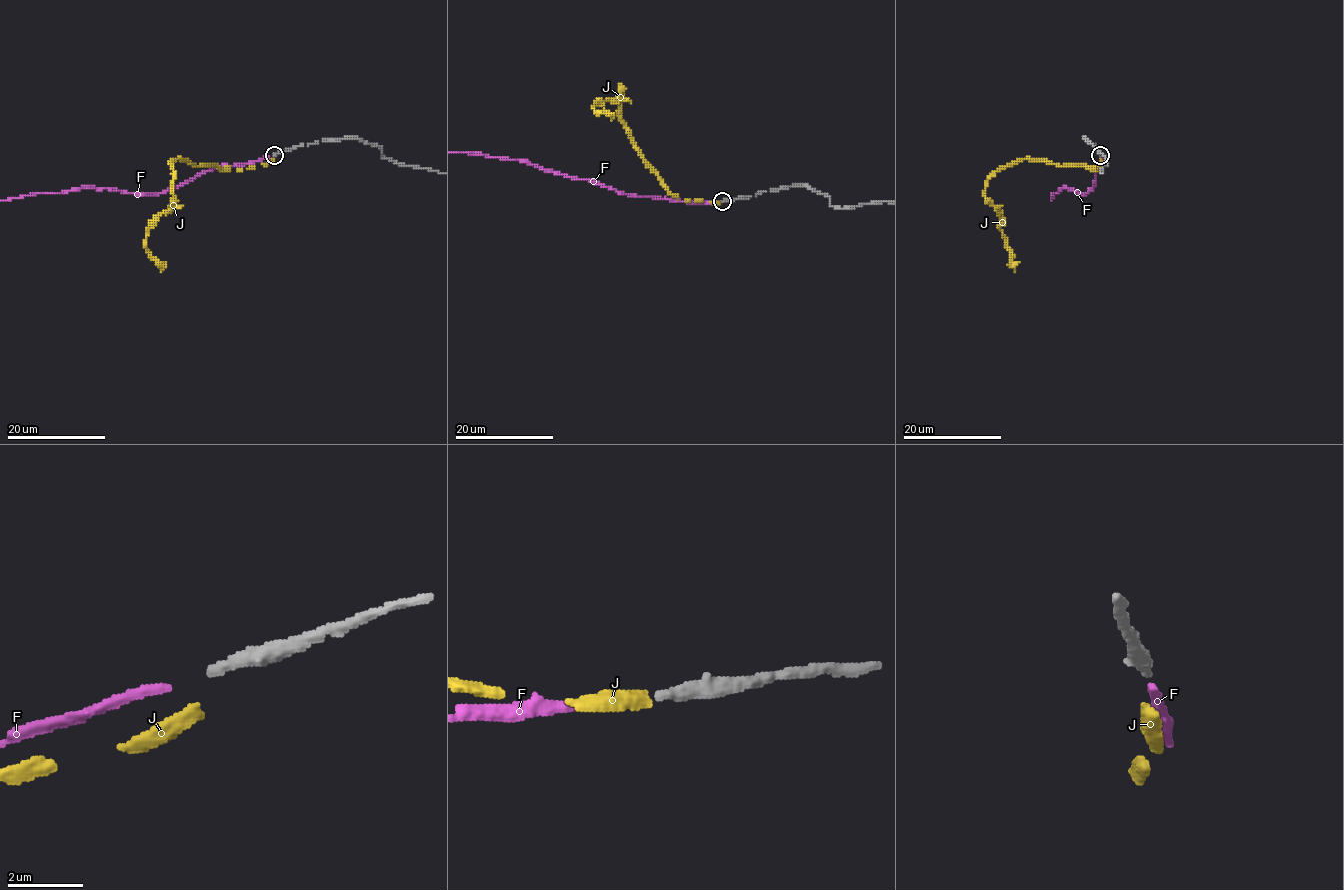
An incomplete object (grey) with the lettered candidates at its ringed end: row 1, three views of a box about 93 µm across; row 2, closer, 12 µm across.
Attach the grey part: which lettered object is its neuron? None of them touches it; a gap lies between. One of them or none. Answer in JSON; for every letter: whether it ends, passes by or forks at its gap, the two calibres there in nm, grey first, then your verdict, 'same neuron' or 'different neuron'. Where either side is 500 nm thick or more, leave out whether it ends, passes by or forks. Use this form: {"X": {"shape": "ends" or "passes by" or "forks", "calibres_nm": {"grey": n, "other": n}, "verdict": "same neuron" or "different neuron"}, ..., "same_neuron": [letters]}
{"F": {"shape": "ends", "calibres_nm": {"grey": 320, "other": 220}, "verdict": "same neuron"}, "J": {"shape": "ends", "calibres_nm": {"grey": 320, "other": 400}, "verdict": "different neuron"}, "same_neuron": ["F"]}

